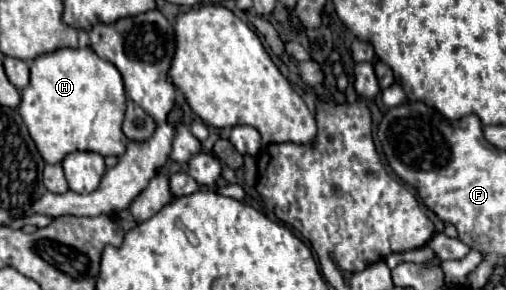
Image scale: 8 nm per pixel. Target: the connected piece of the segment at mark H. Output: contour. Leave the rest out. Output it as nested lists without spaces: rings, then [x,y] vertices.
[[[85,47],[85,49],[59,49],[47,55],[39,55],[29,63],[29,69],[31,69],[31,83],[21,91],[19,113],[45,163],[61,163],[63,157],[73,151],[95,151],[103,157],[107,155],[121,157],[121,153],[125,153],[129,139],[123,135],[121,123],[127,97],[123,89],[123,79],[113,63],[97,57],[97,53],[91,47]]]

